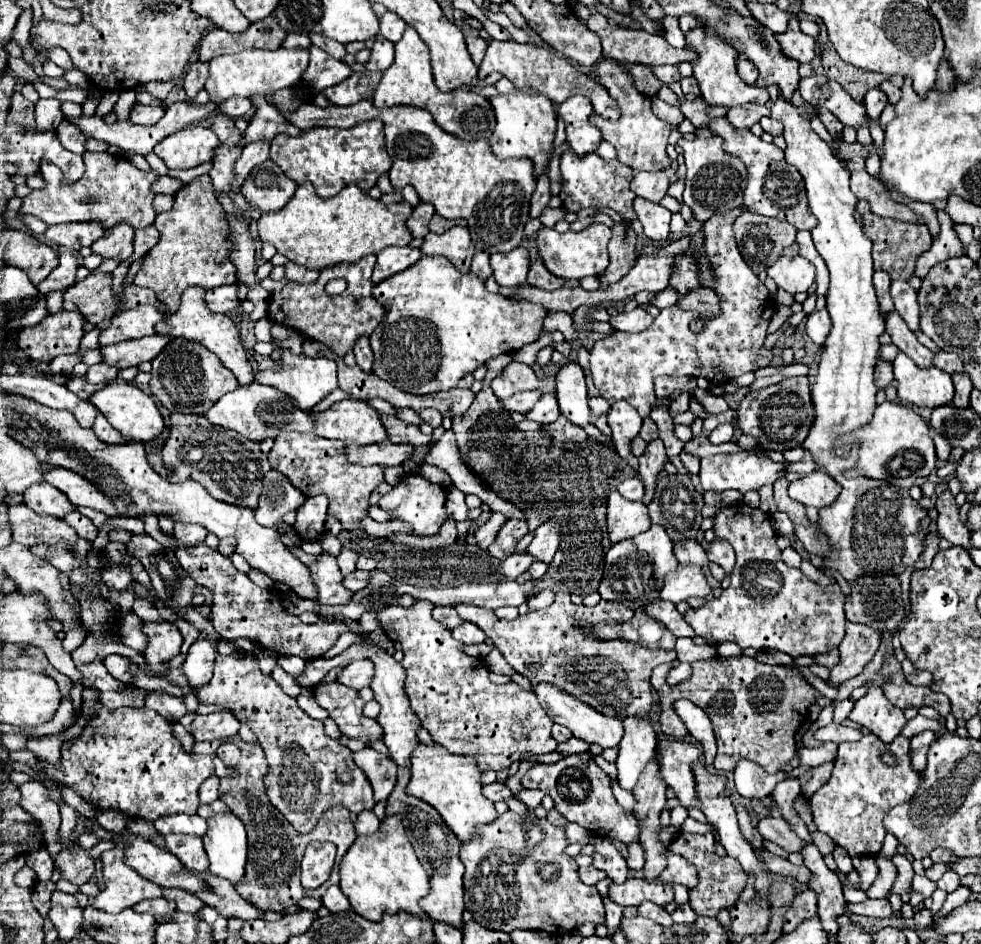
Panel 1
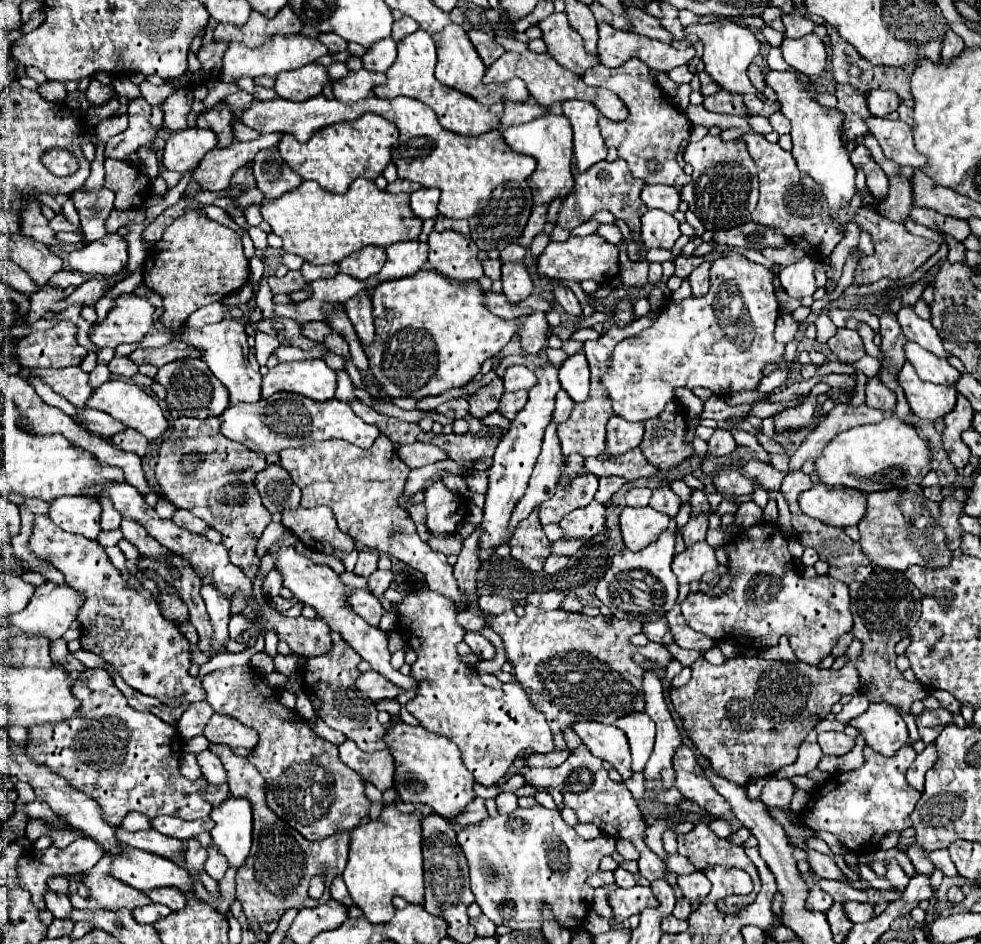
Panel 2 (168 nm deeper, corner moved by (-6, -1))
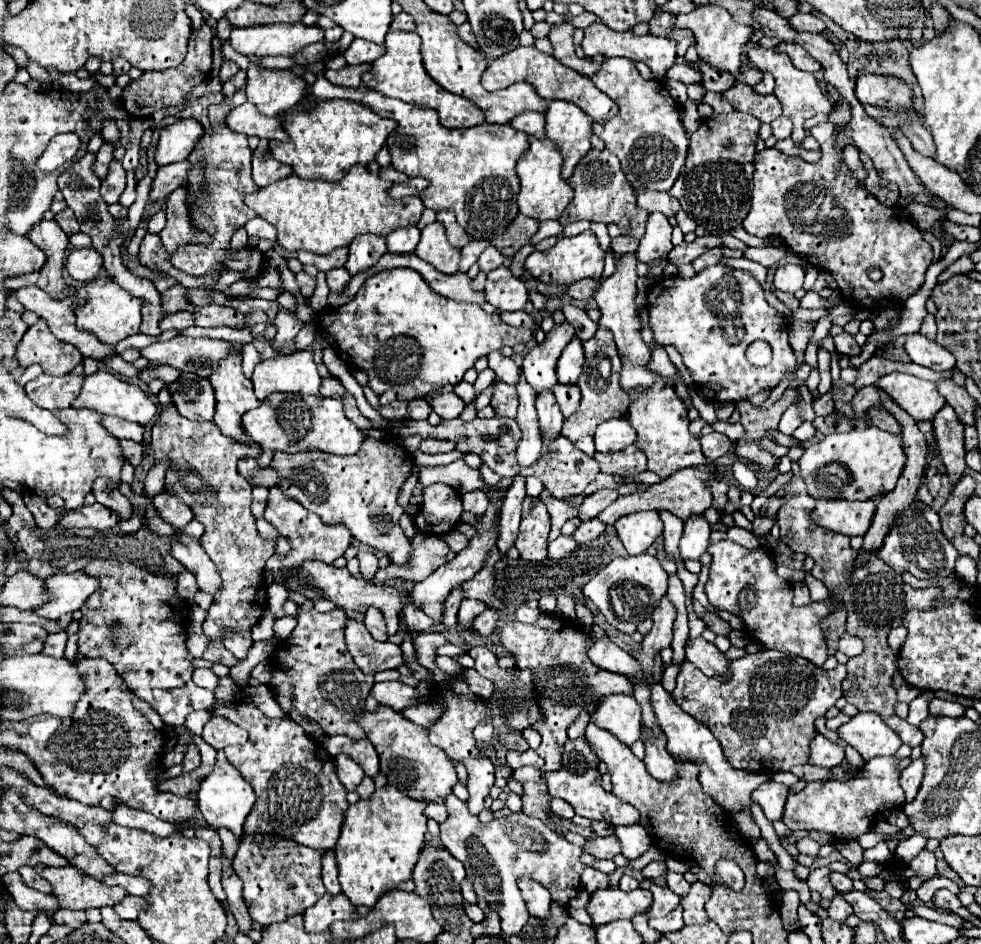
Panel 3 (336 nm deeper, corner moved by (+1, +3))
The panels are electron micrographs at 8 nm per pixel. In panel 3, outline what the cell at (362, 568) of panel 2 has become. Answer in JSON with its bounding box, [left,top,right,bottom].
[358,550,378,580]

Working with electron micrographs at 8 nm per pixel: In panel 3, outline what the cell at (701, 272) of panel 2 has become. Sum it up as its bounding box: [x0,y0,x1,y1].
[692,246,722,272]

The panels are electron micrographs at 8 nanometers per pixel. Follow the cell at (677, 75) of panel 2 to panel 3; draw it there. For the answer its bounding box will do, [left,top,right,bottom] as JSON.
[666,62,702,84]

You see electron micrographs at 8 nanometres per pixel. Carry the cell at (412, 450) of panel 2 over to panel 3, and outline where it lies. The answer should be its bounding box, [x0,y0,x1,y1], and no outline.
[422,440,456,454]

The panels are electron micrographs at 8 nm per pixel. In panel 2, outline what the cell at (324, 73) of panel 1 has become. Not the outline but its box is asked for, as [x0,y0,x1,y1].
[275,64,331,102]

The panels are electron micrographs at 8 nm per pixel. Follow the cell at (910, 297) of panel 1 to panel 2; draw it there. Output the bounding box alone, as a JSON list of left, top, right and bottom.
[897,306,949,356]

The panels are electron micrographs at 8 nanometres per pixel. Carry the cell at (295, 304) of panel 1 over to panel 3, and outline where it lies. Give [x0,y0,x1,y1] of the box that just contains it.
[346,234,388,274]

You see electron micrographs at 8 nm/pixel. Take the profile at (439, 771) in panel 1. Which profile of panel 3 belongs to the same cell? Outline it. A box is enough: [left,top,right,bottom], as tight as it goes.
[358,706,458,804]

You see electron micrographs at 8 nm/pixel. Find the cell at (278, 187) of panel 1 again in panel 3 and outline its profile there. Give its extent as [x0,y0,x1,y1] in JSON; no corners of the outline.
[252,140,292,186]

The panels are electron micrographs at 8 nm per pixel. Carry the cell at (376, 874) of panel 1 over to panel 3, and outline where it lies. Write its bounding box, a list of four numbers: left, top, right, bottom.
[334,784,428,908]

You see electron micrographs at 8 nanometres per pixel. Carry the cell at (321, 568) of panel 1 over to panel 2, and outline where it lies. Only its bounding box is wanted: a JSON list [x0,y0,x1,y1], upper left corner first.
[345,588,383,626]

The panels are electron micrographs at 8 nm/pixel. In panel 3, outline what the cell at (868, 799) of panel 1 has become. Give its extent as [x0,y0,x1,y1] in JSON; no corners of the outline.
[782,756,904,840]

